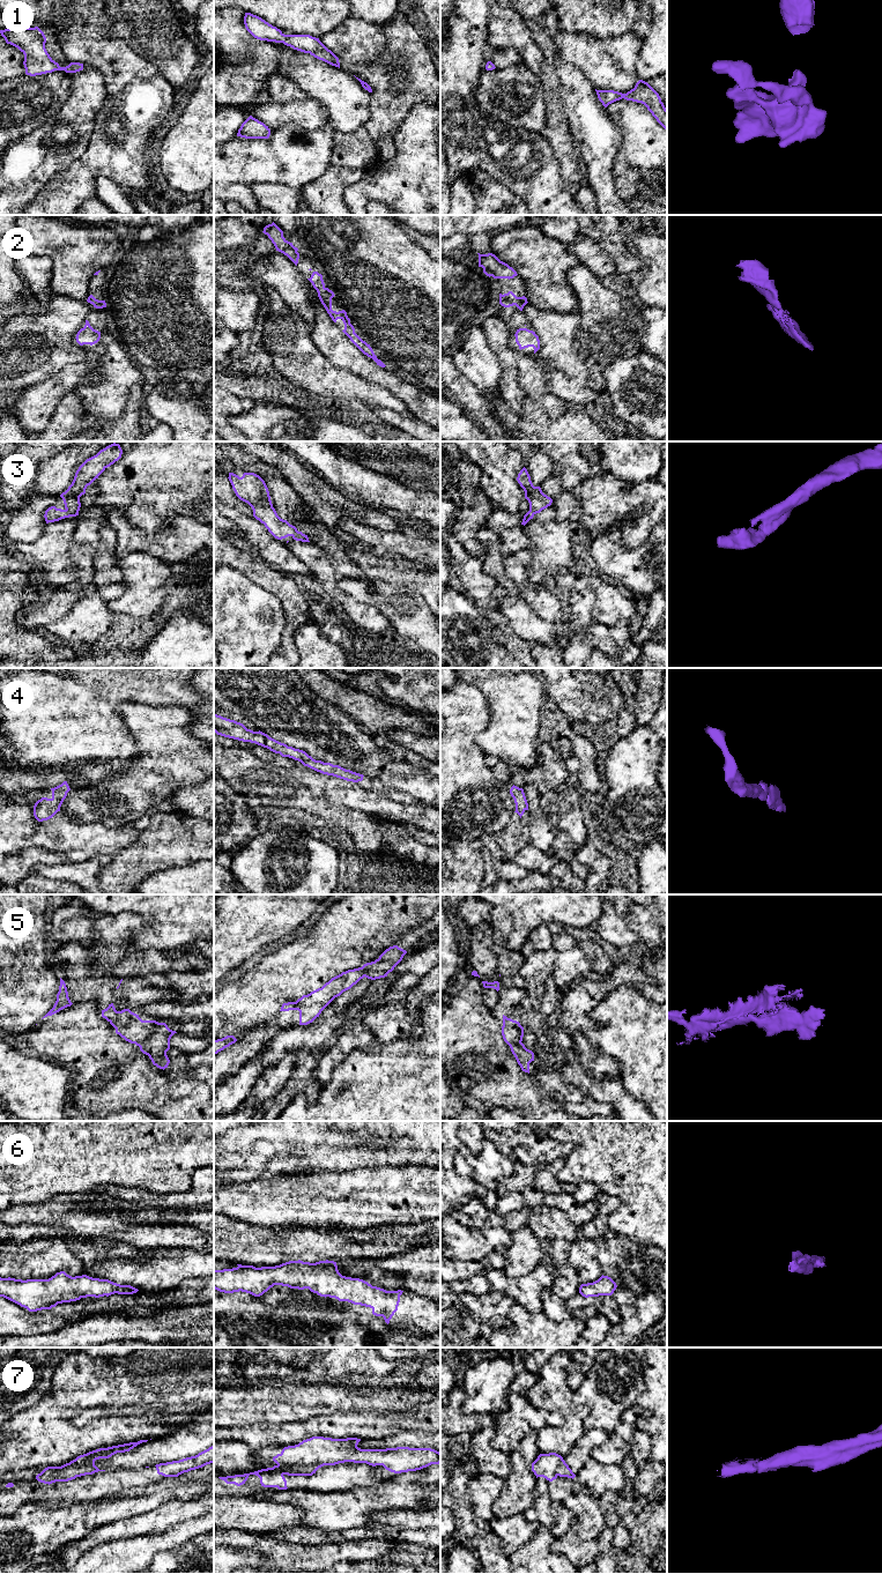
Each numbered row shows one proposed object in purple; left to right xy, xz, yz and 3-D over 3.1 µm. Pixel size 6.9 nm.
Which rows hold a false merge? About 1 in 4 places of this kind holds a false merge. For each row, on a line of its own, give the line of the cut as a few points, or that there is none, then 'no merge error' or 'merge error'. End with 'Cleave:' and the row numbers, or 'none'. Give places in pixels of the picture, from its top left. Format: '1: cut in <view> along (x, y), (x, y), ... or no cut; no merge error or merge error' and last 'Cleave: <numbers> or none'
1: no cut; no merge error
2: no cut; no merge error
3: no cut; no merge error
4: no cut; no merge error
5: cut in xy along (157, 1022), (153, 1032), (139, 1046); merge error
6: no cut; no merge error
7: cut in xz along (278, 1464), (321, 1465); merge error
Cleave: 5, 7

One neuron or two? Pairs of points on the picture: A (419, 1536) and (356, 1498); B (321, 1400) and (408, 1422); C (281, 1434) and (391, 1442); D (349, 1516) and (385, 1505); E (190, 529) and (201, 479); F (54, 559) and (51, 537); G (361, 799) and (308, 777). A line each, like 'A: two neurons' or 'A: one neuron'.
A: two neurons
B: two neurons
C: two neurons
D: one neuron
E: two neurons
F: one neuron
G: one neuron

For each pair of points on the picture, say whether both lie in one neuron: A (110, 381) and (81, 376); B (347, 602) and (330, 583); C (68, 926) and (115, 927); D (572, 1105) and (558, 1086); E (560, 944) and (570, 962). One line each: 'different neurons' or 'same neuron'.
A: different neurons
B: same neuron
C: different neurons
D: same neuron
E: same neuron

